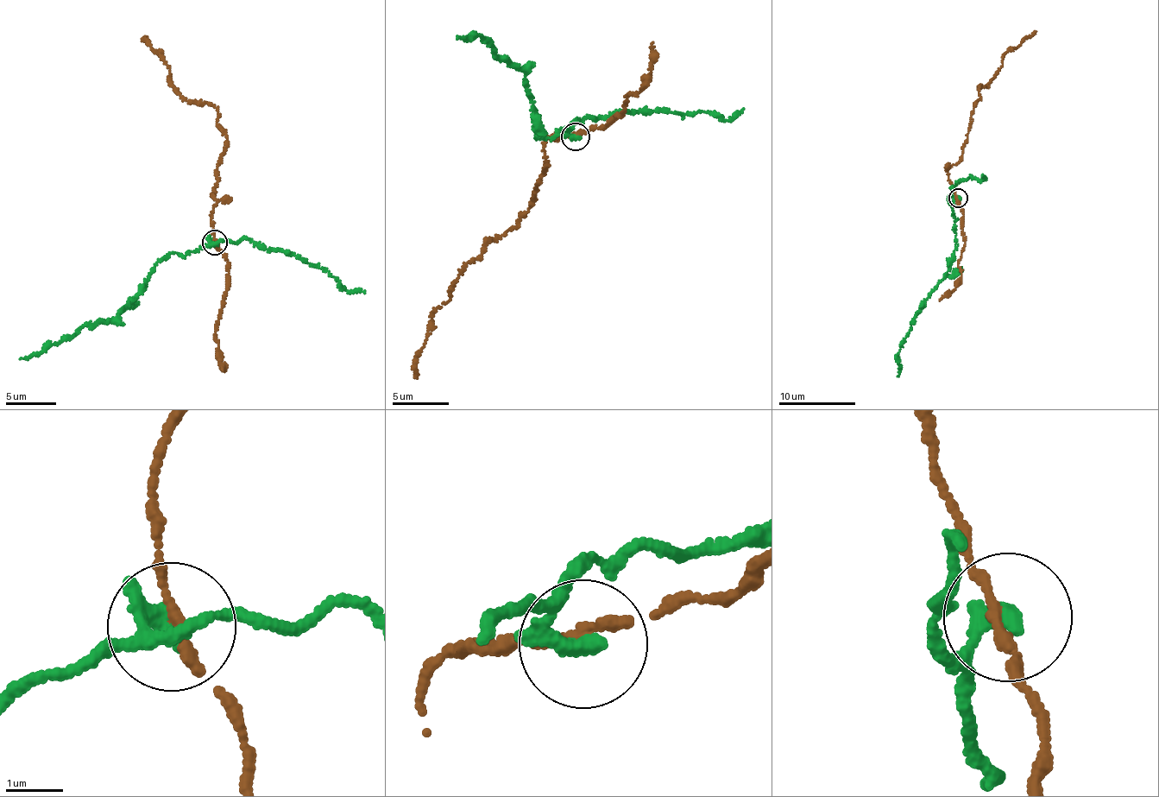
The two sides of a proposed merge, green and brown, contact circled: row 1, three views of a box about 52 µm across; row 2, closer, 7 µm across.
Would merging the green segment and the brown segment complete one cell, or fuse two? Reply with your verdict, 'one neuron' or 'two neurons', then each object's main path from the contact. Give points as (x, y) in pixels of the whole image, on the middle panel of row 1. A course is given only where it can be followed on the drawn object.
two neurons | green via (576, 135), (564, 128), (555, 135), (538, 138), (538, 117), (522, 69), (499, 57), (477, 35), (456, 39) | brown via (576, 135), (550, 139), (531, 206), (467, 266), (449, 300), (435, 313), (417, 378)

